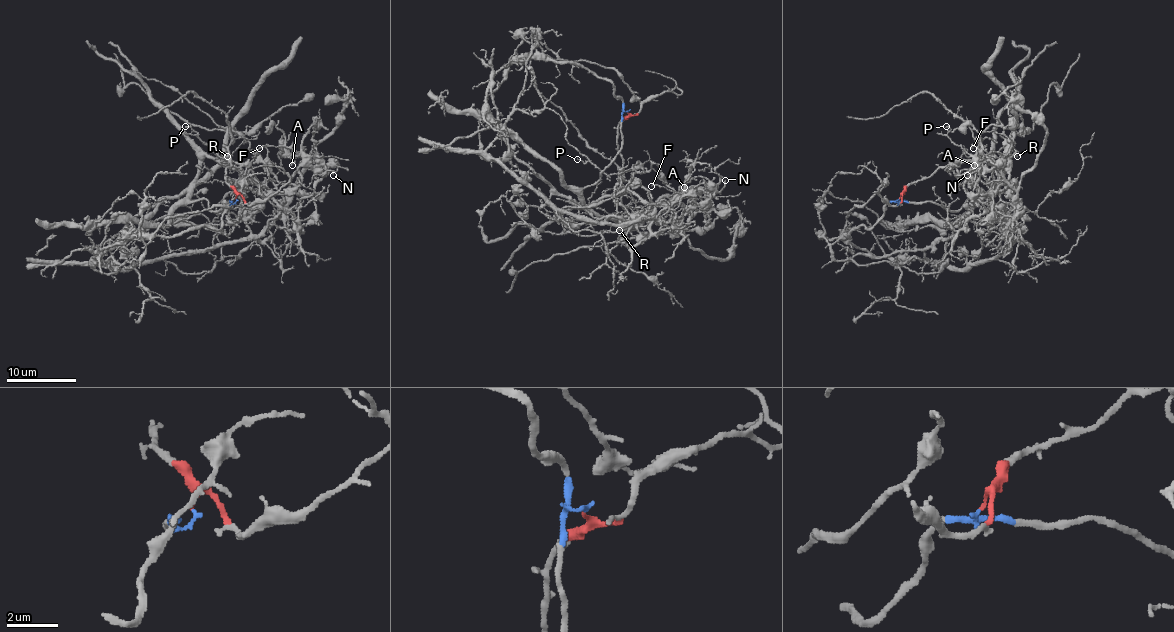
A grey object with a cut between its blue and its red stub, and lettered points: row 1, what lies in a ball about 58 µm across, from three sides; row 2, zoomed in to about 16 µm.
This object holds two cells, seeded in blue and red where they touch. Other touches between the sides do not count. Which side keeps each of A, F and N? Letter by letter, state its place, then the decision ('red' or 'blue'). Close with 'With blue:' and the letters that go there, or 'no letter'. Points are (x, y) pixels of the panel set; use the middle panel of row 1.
A: (684, 187) | blue
F: (651, 186) | blue
N: (725, 180) | red
With blue: A, F

